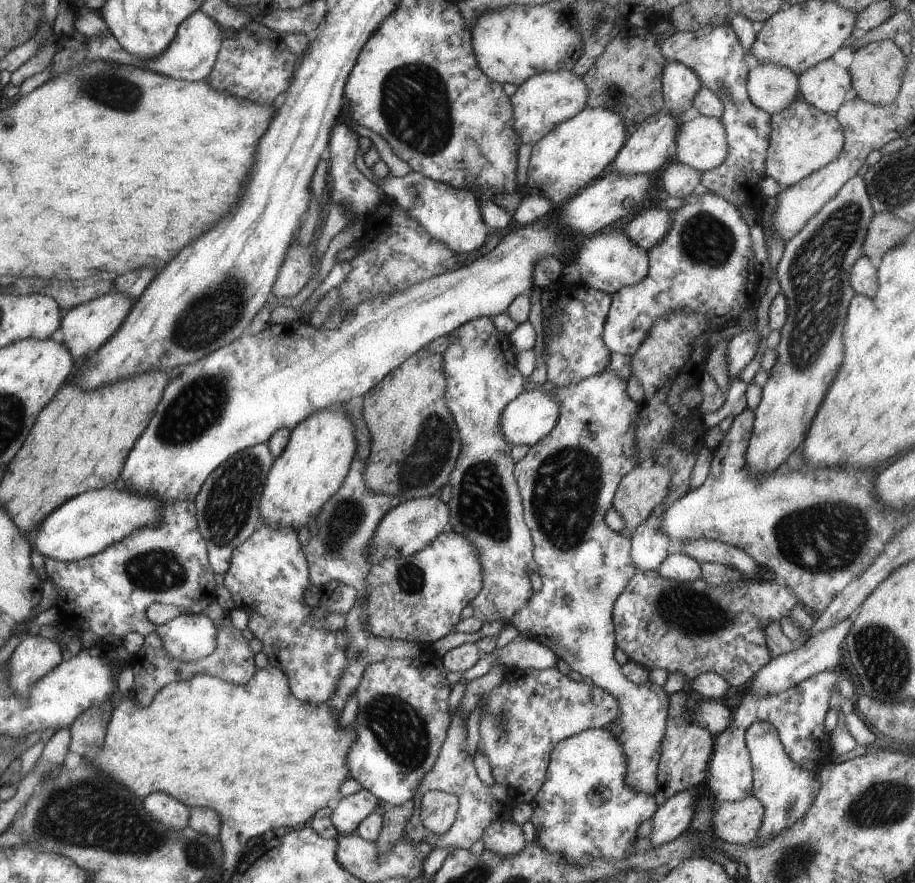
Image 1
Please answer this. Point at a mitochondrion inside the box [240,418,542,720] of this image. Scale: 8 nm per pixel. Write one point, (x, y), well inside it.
(482, 503)

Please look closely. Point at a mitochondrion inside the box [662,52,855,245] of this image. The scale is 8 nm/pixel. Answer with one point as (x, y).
(722, 85)

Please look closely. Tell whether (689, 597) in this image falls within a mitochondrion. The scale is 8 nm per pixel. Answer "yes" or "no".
yes

